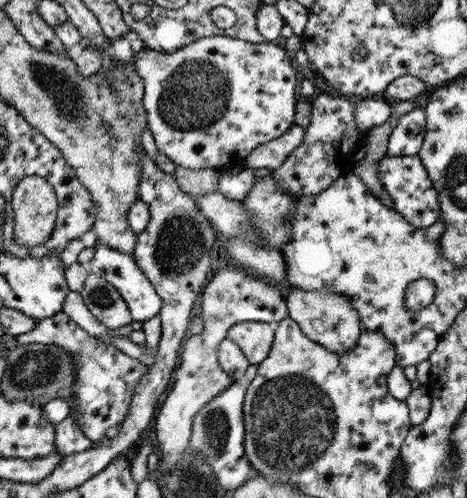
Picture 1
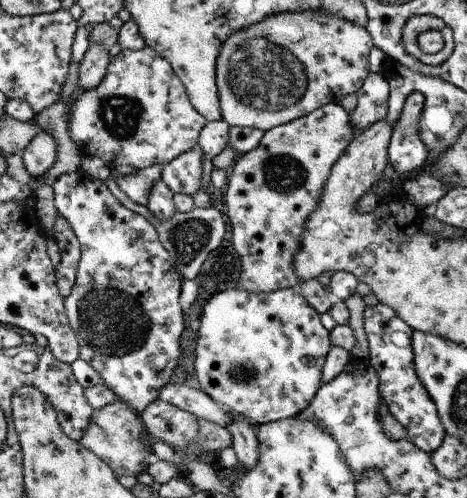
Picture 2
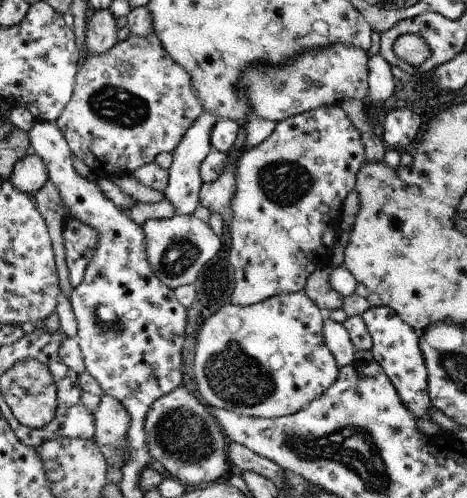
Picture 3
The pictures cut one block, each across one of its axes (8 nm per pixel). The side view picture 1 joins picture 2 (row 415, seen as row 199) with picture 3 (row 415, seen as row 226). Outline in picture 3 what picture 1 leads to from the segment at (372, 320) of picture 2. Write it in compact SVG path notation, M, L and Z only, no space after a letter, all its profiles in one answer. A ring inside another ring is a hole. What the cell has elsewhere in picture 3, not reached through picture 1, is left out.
M377 306L377 308L367 308L361 314L367 332L373 340L373 362L377 362L387 378L391 380L391 384L395 386L395 390L399 392L401 400L405 402L405 406L417 416L417 420L429 420L427 410L431 408L429 396L427 396L427 368L423 362L423 352L419 348L419 332L415 332L409 324L405 324L399 314L395 314L395 310L391 310L389 306Z

